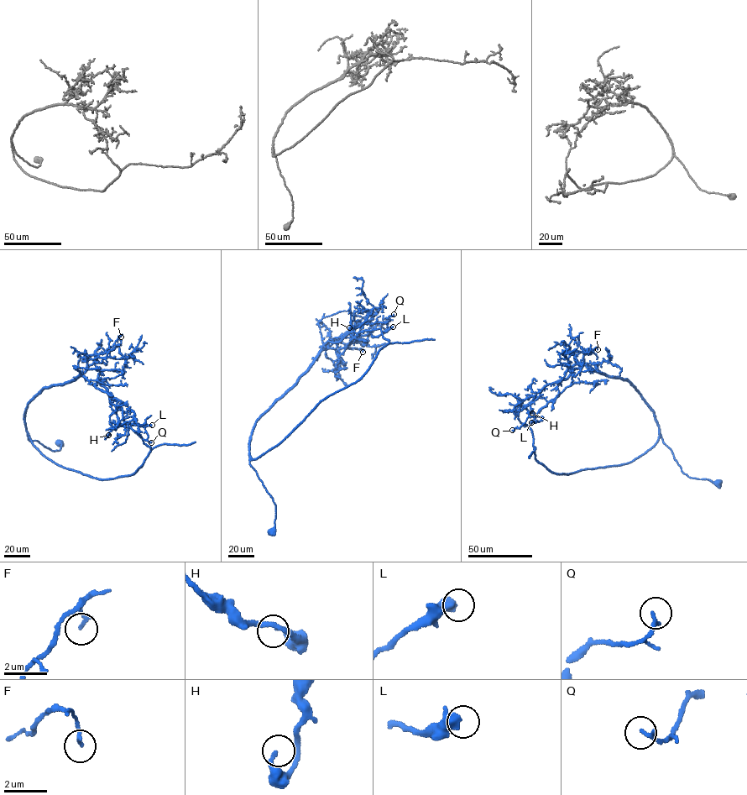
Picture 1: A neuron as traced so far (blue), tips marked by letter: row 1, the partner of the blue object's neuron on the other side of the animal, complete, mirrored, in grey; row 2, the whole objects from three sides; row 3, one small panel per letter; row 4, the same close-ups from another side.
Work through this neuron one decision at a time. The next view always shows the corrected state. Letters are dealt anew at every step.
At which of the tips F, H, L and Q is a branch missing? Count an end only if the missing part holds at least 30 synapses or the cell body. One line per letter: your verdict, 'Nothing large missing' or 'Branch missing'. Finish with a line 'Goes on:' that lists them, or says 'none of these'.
F: Nothing large missing
H: Nothing large missing
L: Nothing large missing
Q: Nothing large missing
Goes on: none of these

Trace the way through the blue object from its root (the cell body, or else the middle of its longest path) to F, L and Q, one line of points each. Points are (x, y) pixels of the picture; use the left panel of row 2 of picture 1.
F: (60, 443), (54, 451), (28, 440), (28, 404), (42, 390), (80, 375), (86, 357), (104, 353), (121, 337)
L: (60, 443), (53, 451), (27, 434), (65, 468), (101, 479), (127, 476), (150, 450), (130, 426), (152, 425)
Q: (60, 443), (54, 451), (28, 440), (25, 408), (82, 375), (119, 400), (124, 422), (142, 425), (151, 442)

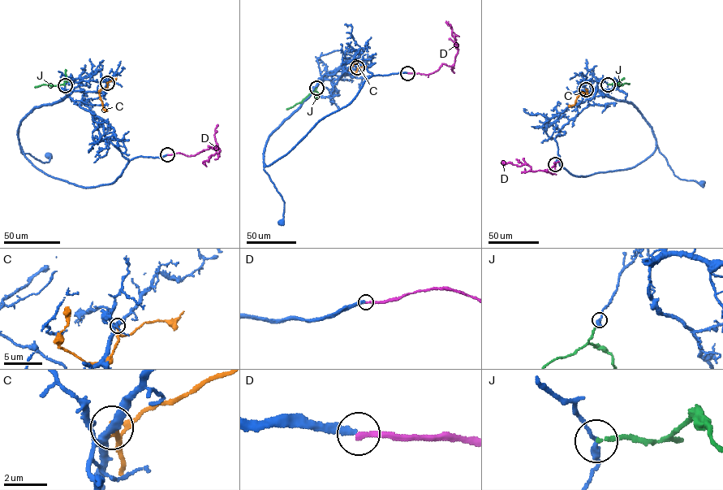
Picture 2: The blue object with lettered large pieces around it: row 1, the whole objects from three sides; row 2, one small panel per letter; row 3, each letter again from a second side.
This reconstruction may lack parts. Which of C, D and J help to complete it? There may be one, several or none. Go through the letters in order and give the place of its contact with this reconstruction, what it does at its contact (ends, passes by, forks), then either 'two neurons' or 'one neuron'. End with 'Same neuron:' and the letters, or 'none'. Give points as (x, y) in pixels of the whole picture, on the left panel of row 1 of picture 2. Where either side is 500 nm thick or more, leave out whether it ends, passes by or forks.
C: meets blue at (107, 83); it ends there; two neurons
D: meets blue at (167, 154); it ends there; two neurons
J: meets blue at (65, 85); it ends there; two neurons
Same neuron: none

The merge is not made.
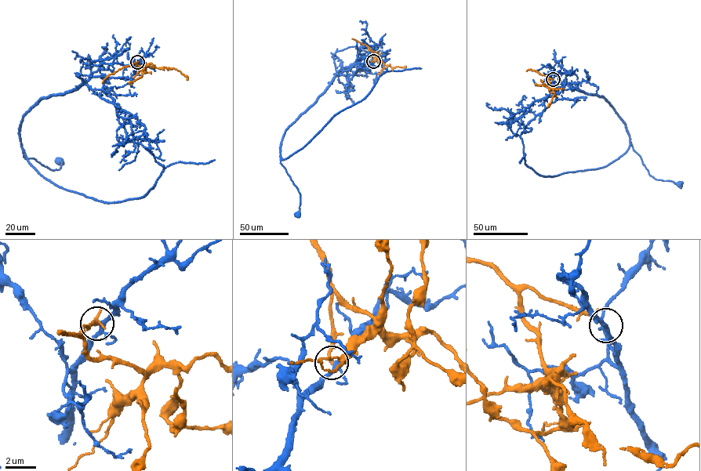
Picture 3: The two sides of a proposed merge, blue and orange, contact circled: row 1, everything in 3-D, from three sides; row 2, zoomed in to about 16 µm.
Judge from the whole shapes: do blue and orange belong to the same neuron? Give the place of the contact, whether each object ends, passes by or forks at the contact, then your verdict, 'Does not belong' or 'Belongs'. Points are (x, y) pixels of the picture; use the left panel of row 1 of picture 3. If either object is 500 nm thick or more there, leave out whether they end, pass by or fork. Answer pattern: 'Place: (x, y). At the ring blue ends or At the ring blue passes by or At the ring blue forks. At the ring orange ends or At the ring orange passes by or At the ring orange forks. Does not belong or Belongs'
Place: (137, 62). At the ring blue forks. At the ring orange ends. Does not belong

